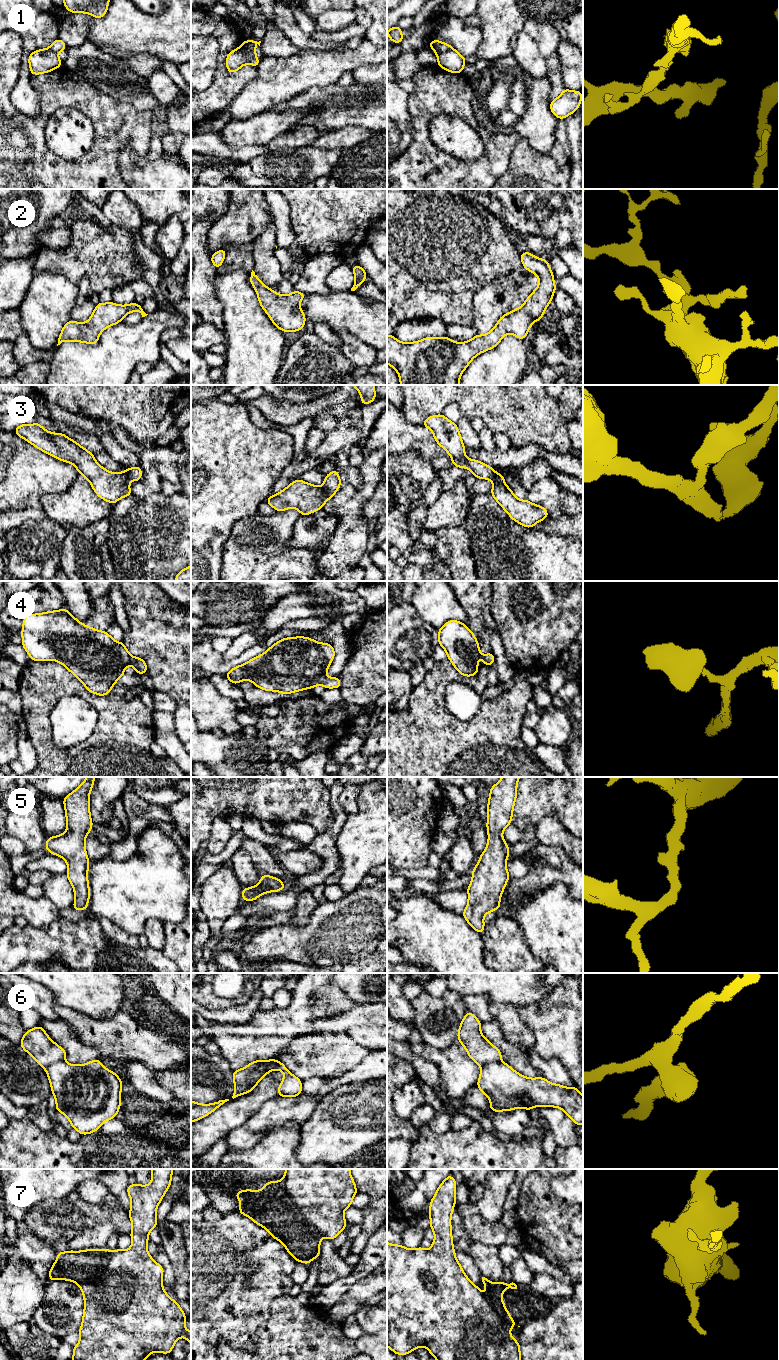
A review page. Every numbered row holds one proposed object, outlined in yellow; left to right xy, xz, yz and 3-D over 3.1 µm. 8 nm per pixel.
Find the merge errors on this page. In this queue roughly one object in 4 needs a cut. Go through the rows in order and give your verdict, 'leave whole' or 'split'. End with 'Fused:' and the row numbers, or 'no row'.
1: split
2: leave whole
3: split
4: leave whole
5: leave whole
6: split
7: leave whole
Fused: 1, 3, 6

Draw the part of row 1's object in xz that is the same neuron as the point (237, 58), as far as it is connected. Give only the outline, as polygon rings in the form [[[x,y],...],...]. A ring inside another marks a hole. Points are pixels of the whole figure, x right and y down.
[[[244,44],[240,45],[239,48],[228,53],[226,58],[226,68],[229,73],[237,72],[245,64],[251,62],[250,54]]]

